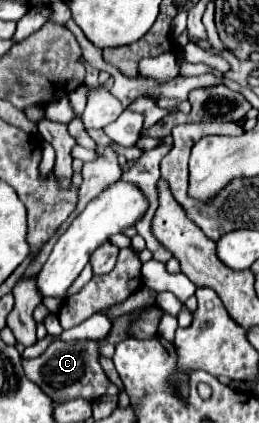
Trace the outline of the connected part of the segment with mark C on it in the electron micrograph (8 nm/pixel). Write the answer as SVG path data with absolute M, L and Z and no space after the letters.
M52 341L48 349L36 359L24 359L24 373L26 377L36 383L54 403L64 403L72 399L86 399L94 401L102 395L120 395L120 389L102 373L98 363L98 349L100 343L96 341Z

